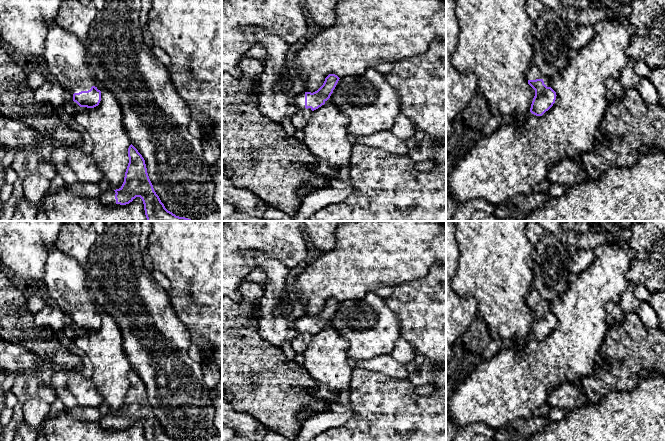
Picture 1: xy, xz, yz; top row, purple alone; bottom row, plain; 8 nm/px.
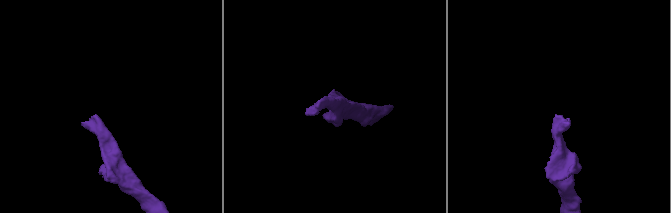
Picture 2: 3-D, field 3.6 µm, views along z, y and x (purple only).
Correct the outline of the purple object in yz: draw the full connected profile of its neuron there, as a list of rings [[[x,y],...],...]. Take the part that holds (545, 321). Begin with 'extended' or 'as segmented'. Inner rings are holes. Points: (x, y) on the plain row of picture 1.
extended; [[[531,289],[527,303],[528,308],[535,314],[530,336],[536,340],[542,340],[556,324],[557,319],[552,312],[552,305],[543,303],[540,295],[534,289]]]

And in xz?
extended; [[[329,298],[323,309],[315,316],[302,316],[293,320],[293,325],[299,333],[310,333],[312,335],[324,329],[330,322],[335,313],[339,301],[335,298]]]

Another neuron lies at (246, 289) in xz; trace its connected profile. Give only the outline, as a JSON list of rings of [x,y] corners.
[[[246,282],[240,284],[241,300],[222,297],[222,387],[225,399],[234,410],[253,416],[267,428],[281,434],[285,439],[295,440],[303,424],[297,416],[301,412],[310,411],[311,415],[330,411],[330,405],[320,400],[310,391],[315,390],[318,381],[314,380],[295,360],[286,357],[280,347],[264,340],[258,331],[258,323],[254,320],[256,306],[264,297],[263,284]]]

